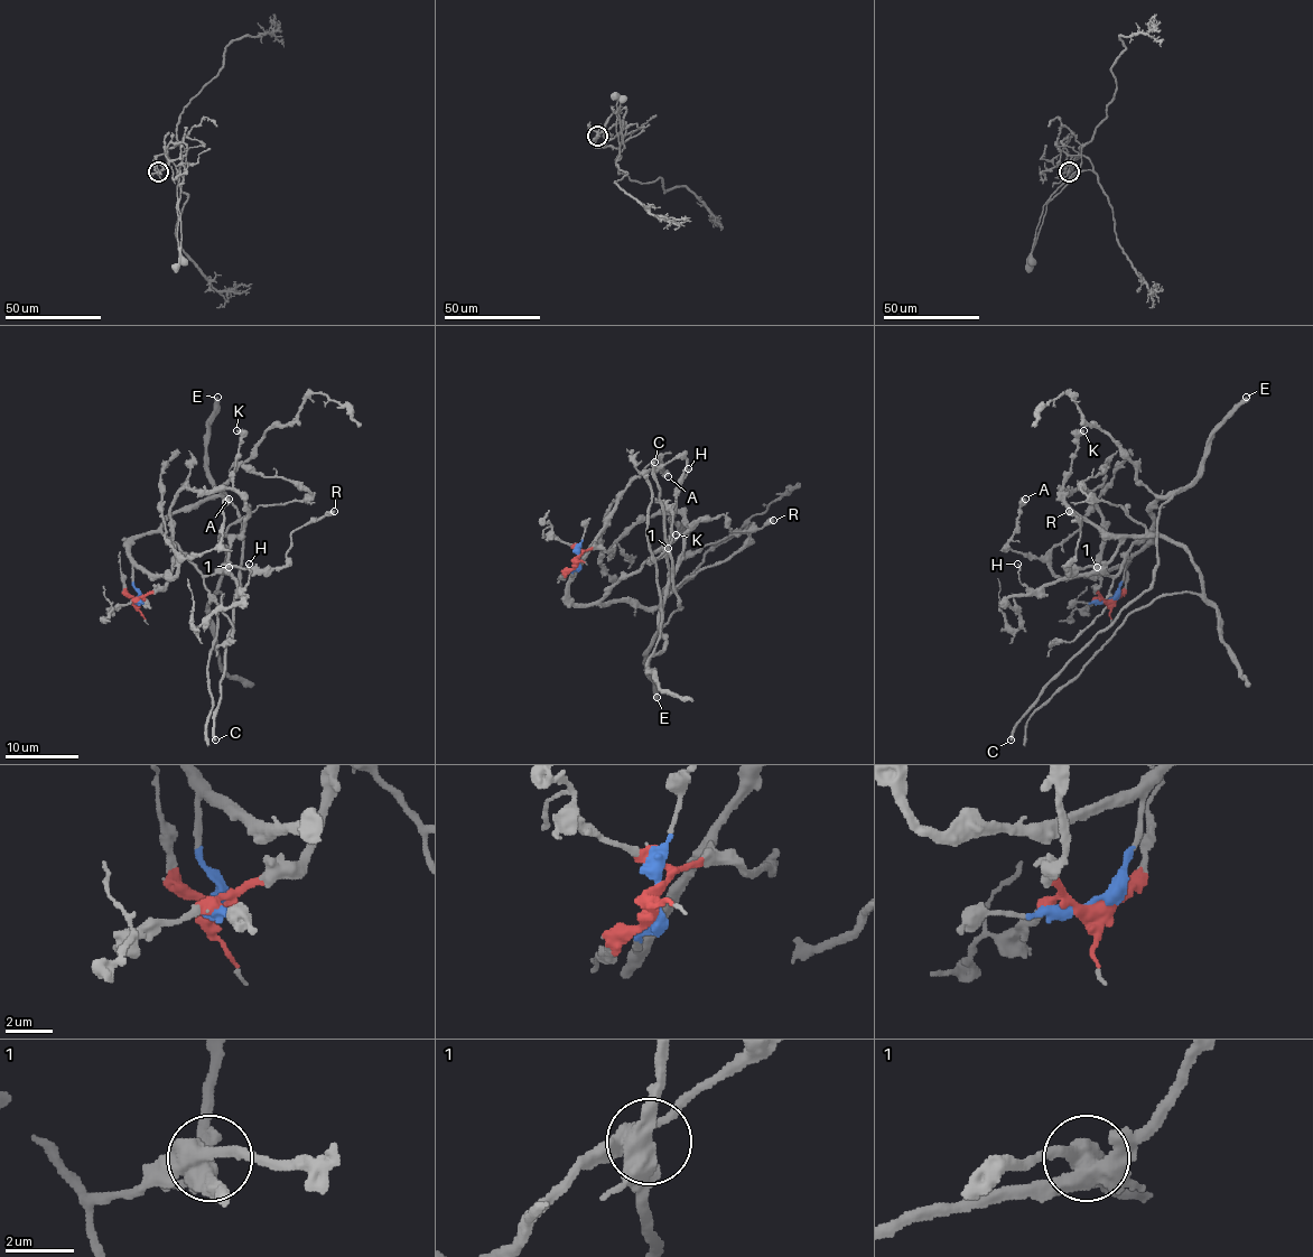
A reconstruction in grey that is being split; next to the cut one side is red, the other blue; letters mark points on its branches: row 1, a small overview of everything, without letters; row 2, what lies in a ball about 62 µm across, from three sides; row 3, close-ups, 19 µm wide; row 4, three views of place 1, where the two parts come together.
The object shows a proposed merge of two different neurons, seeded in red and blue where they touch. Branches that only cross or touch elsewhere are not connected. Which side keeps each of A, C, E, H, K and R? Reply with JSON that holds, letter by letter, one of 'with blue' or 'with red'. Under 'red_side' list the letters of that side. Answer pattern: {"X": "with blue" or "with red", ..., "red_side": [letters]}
{"A": "with blue", "C": "with blue", "E": "with blue", "H": "with red", "K": "with red", "R": "with blue", "red_side": ["H", "K"]}

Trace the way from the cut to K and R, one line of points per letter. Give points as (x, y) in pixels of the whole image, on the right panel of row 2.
K: (1109, 598), (1106, 599), (1098, 589), (1101, 518), (1098, 505), (1086, 489), (1063, 486), (1077, 437), (1083, 430)
R: (1109, 598), (1124, 565), (1153, 534), (1142, 536), (1115, 575), (1068, 569), (1080, 531), (1069, 511)

